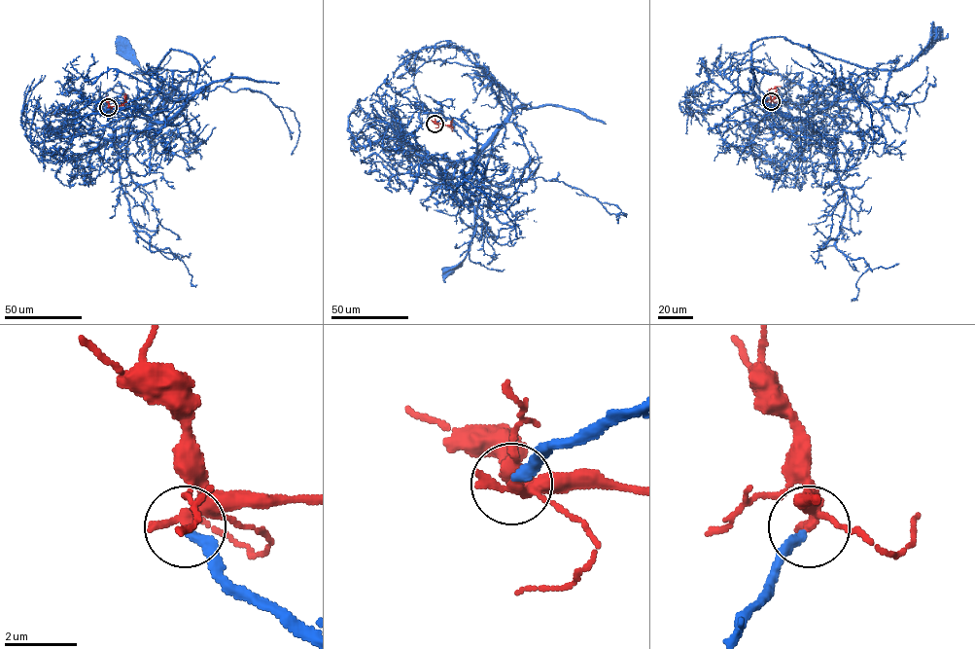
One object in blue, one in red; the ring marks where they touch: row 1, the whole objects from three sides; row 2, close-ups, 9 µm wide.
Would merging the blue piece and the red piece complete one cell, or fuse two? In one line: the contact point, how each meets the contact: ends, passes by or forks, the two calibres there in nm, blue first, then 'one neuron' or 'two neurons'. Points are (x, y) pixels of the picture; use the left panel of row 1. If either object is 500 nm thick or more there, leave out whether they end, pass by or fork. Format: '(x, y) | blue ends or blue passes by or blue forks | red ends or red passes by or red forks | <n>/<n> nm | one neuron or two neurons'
(108, 107) | blue ends | red passes by | 280/280 nm | one neuron

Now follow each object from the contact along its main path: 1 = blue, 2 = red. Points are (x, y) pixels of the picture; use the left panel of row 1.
1: (109, 107), (120, 118), (162, 123), (192, 96), (198, 71), (193, 56), (171, 50), (147, 79), (121, 47)
2: (109, 107), (121, 105), (124, 95), (125, 102)

